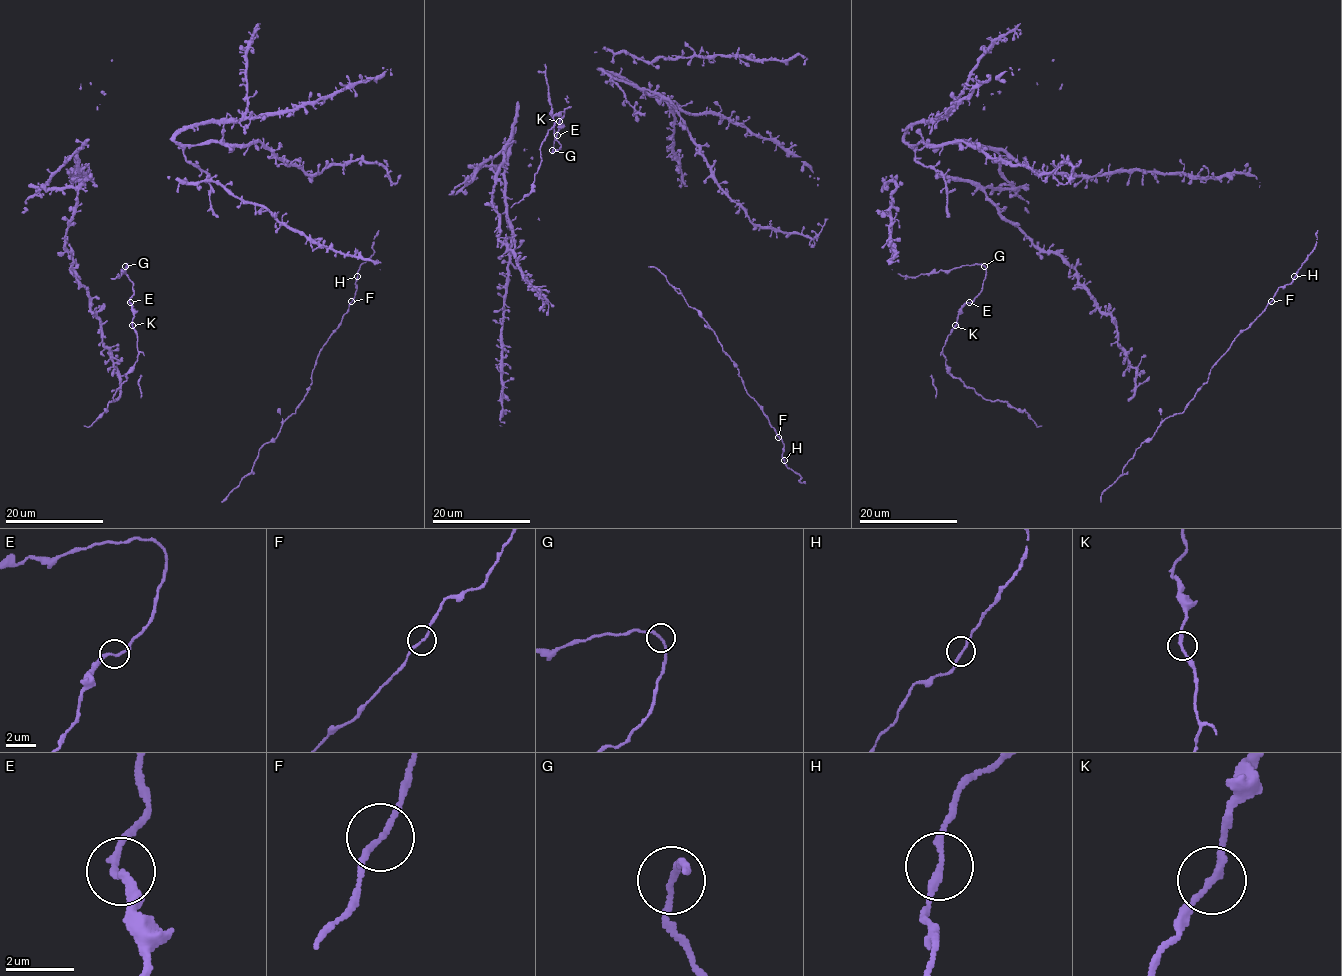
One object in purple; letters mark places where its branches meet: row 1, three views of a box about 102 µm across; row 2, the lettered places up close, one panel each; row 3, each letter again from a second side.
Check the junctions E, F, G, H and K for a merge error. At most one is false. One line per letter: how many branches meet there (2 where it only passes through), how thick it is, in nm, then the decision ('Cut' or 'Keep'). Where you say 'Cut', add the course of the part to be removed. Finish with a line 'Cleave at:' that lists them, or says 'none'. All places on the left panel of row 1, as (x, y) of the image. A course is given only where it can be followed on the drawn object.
E: Branches: 2. Thickness 180 nm. Keep
F: Branches: 2. Thickness 160 nm. Keep
G: Branches: 2. Thickness 170 nm. Keep
H: Branches: 2. Thickness 190 nm. Keep
K: Branches: 2. Thickness 200 nm. Keep
Cleave at: none

